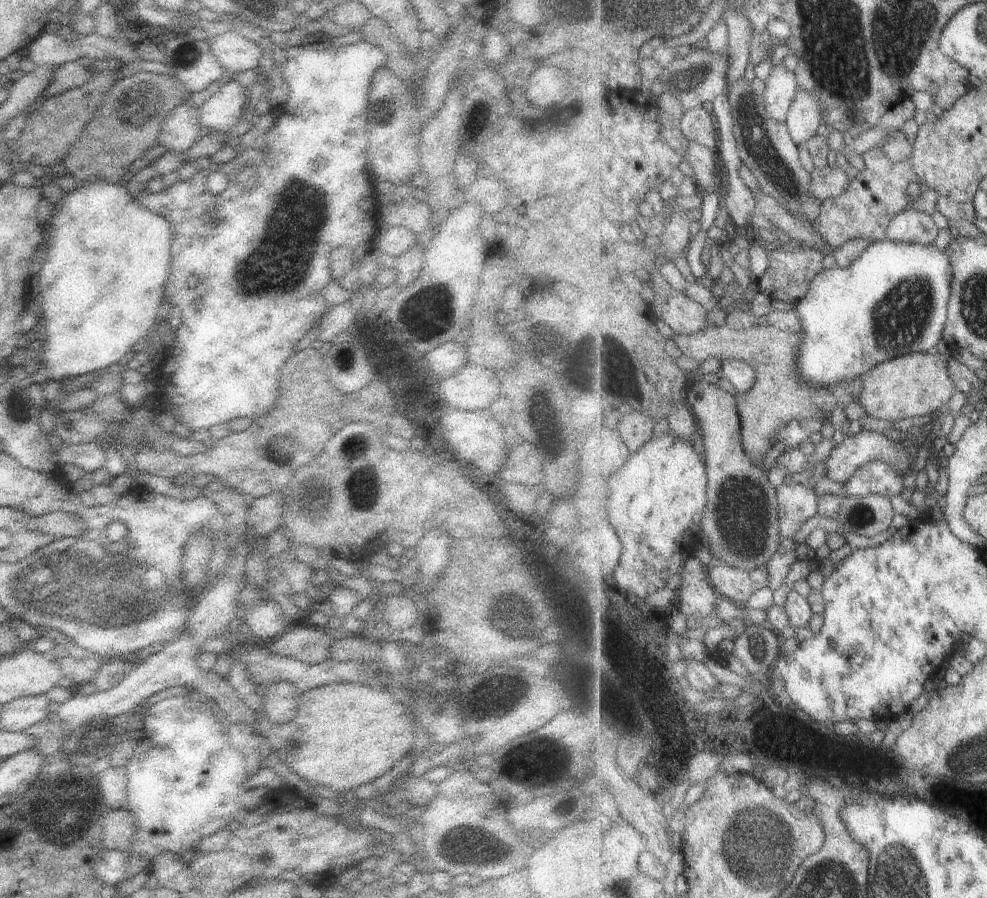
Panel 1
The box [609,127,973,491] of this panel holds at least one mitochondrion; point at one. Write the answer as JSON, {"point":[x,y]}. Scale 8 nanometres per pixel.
{"point":[904,316]}

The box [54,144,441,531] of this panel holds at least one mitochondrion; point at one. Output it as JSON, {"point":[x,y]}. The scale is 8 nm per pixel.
{"point":[282,258]}

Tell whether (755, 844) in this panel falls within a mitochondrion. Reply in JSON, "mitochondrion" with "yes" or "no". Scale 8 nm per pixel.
{"mitochondrion":"yes"}

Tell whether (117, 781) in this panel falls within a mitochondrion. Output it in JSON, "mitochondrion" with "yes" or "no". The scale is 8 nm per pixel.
{"mitochondrion":"no"}

